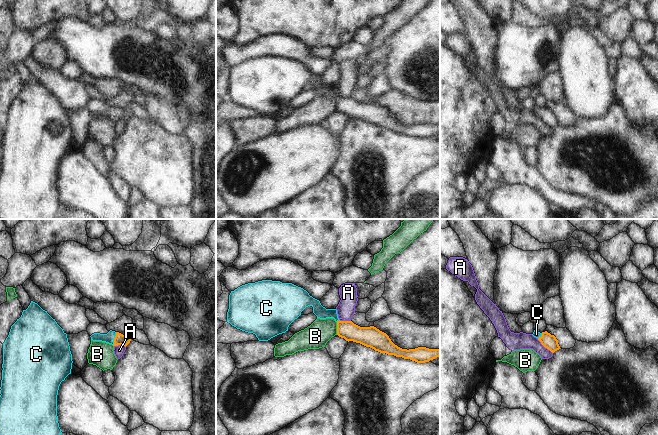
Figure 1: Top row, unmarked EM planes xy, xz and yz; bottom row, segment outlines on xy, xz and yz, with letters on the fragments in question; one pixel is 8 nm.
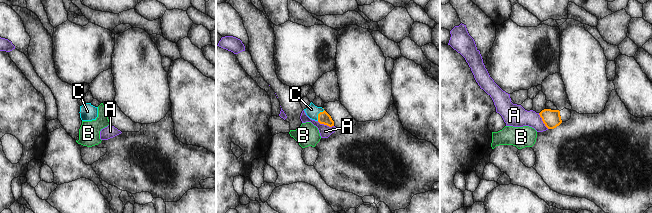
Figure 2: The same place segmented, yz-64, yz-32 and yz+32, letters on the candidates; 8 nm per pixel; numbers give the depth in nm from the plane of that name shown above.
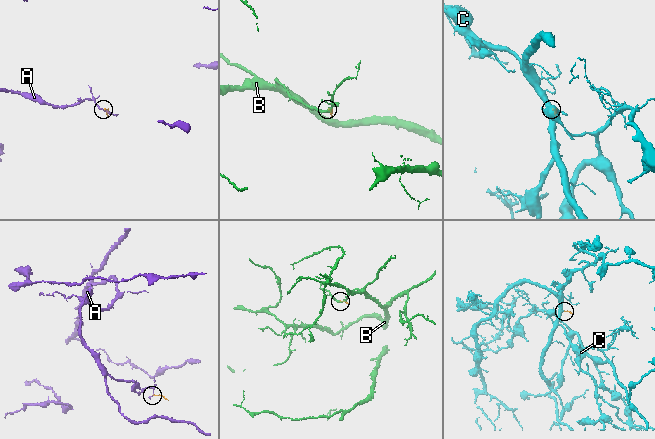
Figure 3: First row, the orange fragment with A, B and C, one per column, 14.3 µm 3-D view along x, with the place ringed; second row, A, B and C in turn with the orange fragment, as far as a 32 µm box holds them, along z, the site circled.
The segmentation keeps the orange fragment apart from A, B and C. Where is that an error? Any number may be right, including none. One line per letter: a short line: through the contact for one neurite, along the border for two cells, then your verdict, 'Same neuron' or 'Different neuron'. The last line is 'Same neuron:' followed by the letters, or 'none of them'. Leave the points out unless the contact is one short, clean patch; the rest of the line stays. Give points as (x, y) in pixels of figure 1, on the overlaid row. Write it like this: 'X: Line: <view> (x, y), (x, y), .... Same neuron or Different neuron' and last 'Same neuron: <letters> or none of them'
A: Line: yz (537, 338), (552, 353). Different neuron
B: Different neuron
C: Line: xy (120, 339), (114, 338), (109, 337). Same neuron
Same neuron: C

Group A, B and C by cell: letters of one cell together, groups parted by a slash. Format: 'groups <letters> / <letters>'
groups A / B / C

